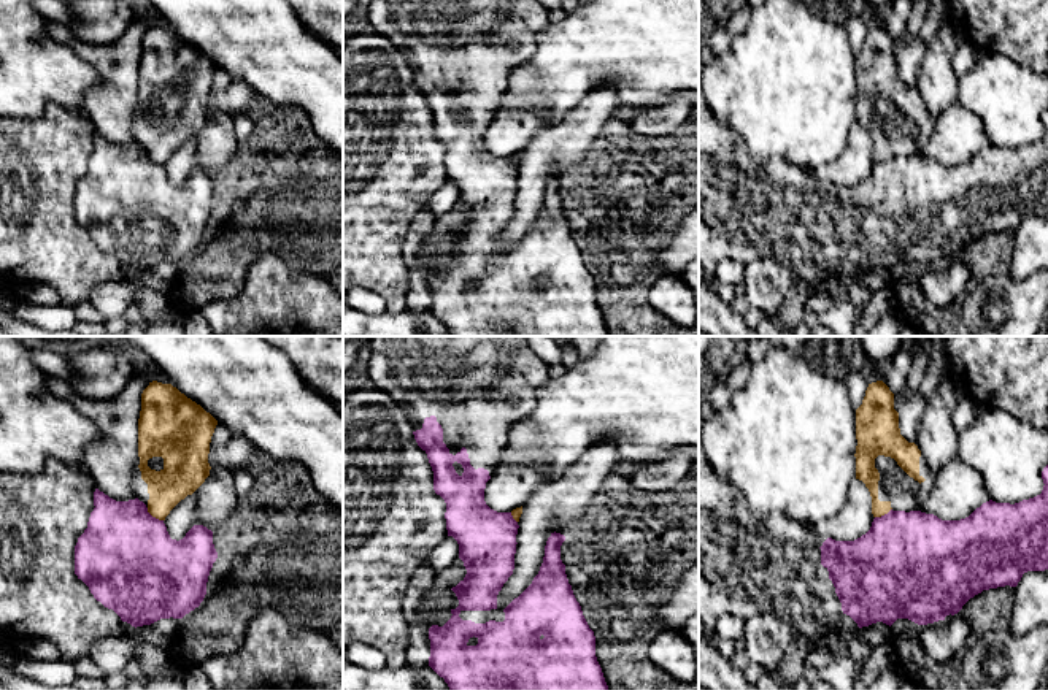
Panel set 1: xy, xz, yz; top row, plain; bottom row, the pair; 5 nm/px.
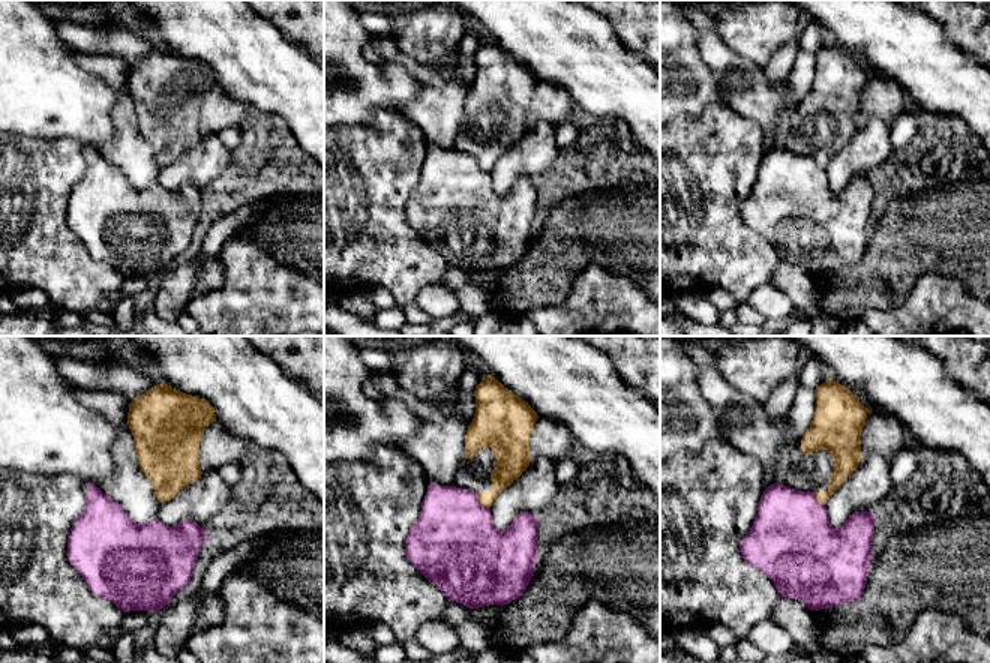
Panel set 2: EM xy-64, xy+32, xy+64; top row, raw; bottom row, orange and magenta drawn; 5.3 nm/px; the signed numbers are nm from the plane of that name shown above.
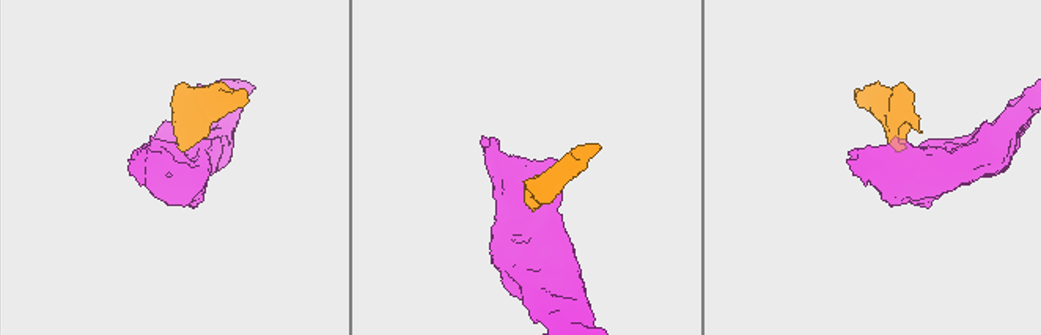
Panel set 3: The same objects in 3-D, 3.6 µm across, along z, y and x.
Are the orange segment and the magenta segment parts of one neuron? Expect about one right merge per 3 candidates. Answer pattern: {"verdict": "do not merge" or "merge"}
{"verdict": "do not merge"}

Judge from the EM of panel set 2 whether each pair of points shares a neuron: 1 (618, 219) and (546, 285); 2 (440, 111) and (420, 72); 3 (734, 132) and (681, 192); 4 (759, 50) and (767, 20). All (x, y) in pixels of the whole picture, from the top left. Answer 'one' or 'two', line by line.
1: one
2: one
3: one
4: one

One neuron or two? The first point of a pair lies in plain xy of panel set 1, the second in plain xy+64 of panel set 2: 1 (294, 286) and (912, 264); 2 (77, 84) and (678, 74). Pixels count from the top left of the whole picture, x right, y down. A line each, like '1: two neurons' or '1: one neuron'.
1: two neurons
2: one neuron

